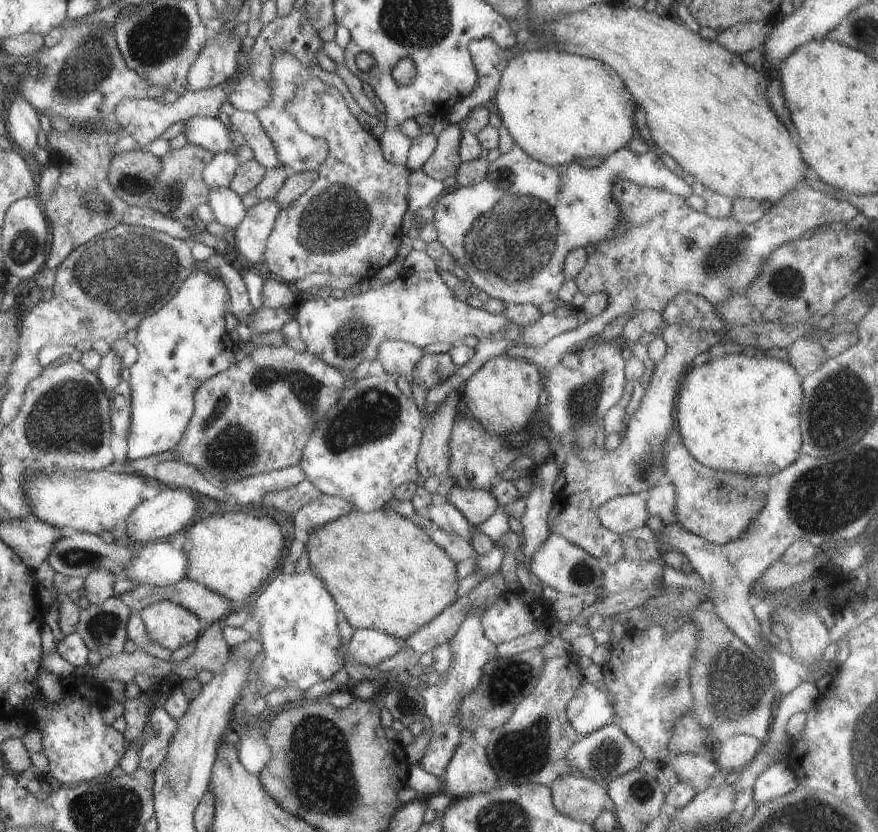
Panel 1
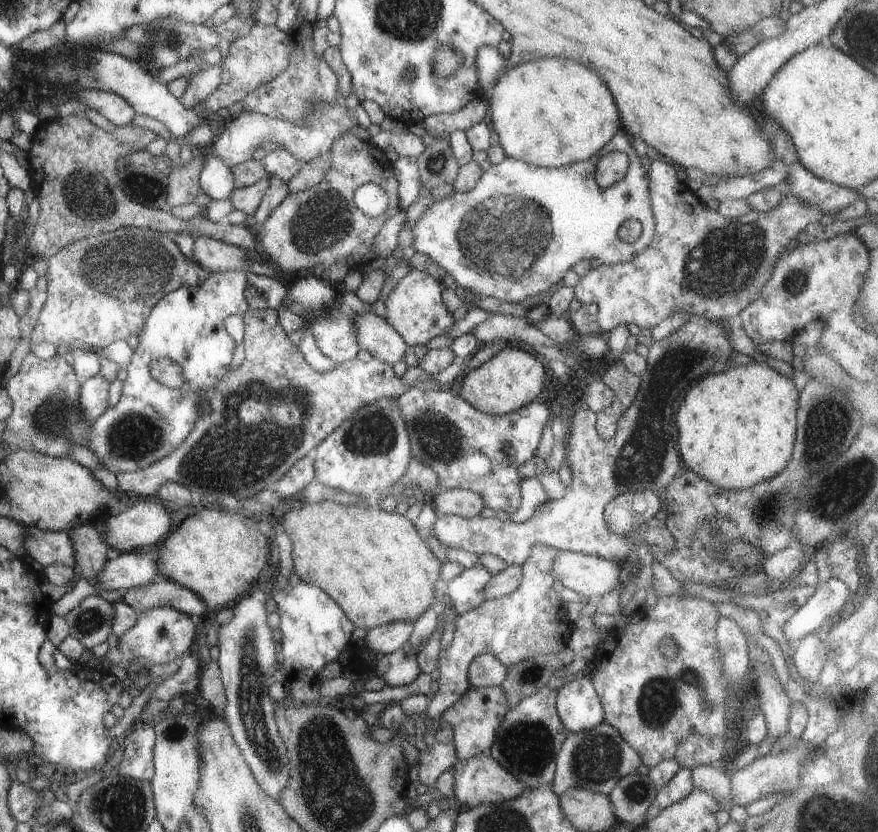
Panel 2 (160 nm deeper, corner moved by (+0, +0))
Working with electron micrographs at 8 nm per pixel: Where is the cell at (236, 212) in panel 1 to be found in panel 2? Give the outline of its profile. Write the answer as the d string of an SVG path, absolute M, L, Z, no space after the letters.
M203 149L201 172L198 183L201 190L211 199L220 201L227 199L230 192L235 188L232 172L225 163L213 155L208 149Z

